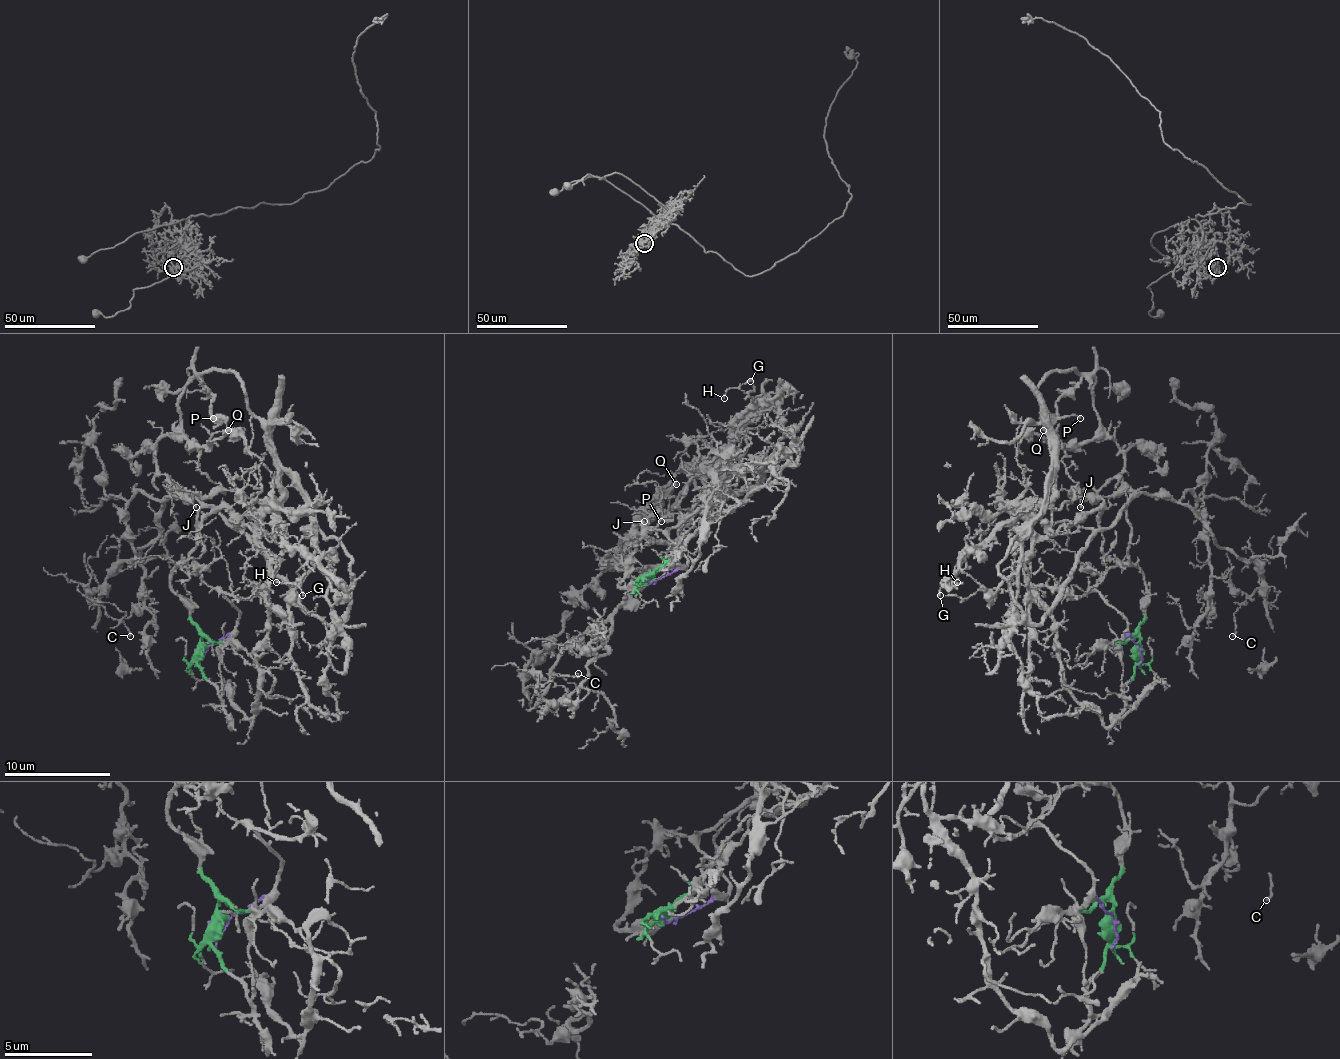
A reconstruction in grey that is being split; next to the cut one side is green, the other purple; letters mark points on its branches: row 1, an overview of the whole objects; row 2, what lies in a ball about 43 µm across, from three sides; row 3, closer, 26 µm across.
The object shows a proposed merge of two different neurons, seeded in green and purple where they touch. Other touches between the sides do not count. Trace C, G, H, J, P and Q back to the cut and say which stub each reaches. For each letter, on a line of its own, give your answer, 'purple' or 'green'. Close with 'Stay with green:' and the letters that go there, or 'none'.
C: green
G: purple
H: purple
J: green
P: green
Q: green
Stay with green: C, J, P, Q

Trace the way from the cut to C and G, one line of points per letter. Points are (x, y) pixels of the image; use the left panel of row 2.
C: (202, 648), (191, 608), (170, 581), (196, 544), (191, 493), (164, 504), (159, 533), (89, 600), (130, 635)
G: (202, 648), (239, 616), (220, 592), (250, 597), (268, 579), (268, 512), (306, 560), (303, 595)

